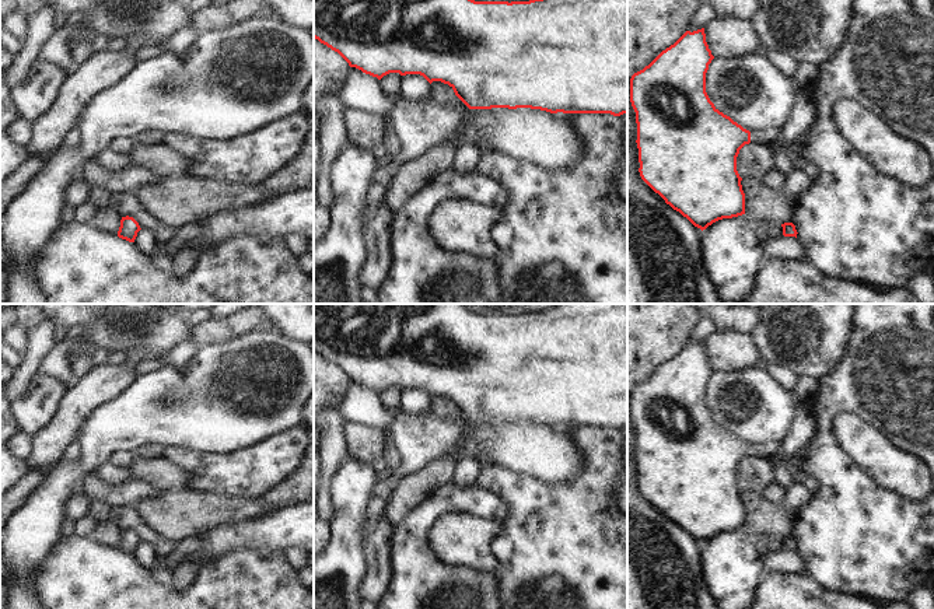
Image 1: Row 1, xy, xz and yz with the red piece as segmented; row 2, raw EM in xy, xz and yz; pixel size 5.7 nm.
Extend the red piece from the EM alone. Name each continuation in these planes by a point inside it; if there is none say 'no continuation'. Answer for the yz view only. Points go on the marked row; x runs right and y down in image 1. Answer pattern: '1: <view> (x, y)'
1: yz (763, 137)

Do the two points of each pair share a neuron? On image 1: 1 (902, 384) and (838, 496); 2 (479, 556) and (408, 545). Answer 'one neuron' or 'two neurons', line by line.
1: one neuron
2: two neurons

